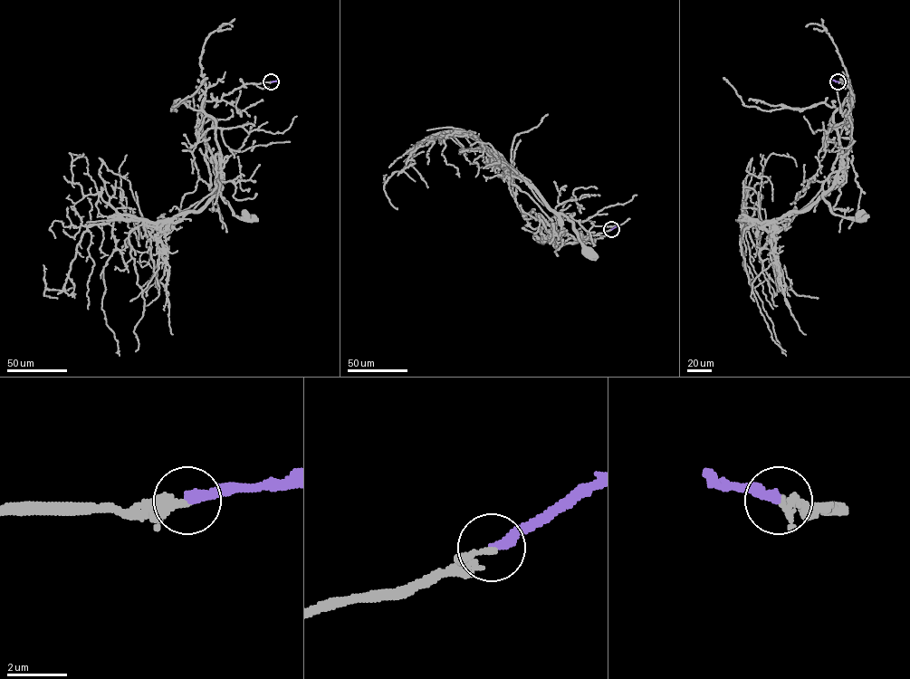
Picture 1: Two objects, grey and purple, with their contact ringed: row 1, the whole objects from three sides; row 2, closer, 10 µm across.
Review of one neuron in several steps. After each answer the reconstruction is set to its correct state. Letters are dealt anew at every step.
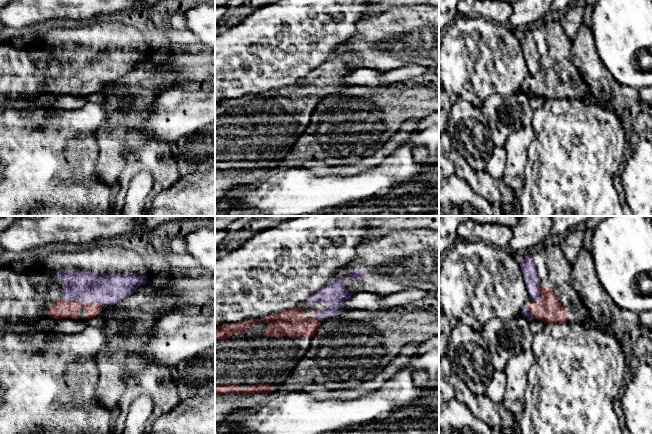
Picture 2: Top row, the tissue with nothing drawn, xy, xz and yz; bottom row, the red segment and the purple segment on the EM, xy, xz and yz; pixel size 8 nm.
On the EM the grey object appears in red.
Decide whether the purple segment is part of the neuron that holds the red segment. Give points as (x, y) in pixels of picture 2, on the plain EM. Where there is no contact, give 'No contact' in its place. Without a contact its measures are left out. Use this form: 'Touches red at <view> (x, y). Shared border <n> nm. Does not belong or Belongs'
Touches red at yz (530, 88). Shared border 100 nm. Belongs

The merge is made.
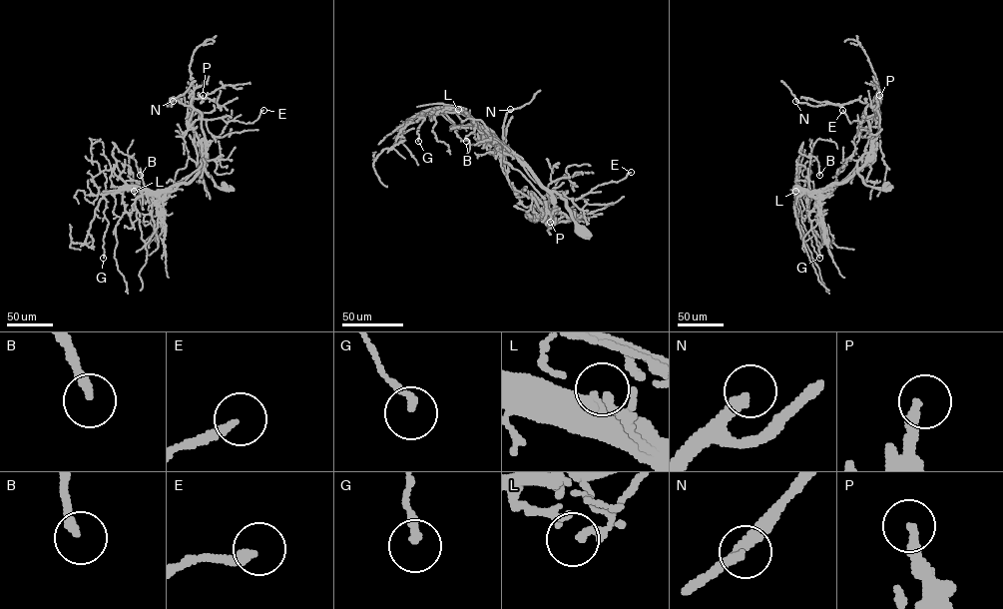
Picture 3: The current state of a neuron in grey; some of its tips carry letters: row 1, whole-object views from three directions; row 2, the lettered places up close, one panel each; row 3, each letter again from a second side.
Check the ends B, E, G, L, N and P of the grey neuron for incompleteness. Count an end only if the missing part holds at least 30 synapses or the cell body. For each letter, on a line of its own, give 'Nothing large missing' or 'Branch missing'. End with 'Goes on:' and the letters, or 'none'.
B: Branch missing
E: Nothing large missing
G: Nothing large missing
L: Nothing large missing
N: Branch missing
P: Nothing large missing
Goes on: B, N

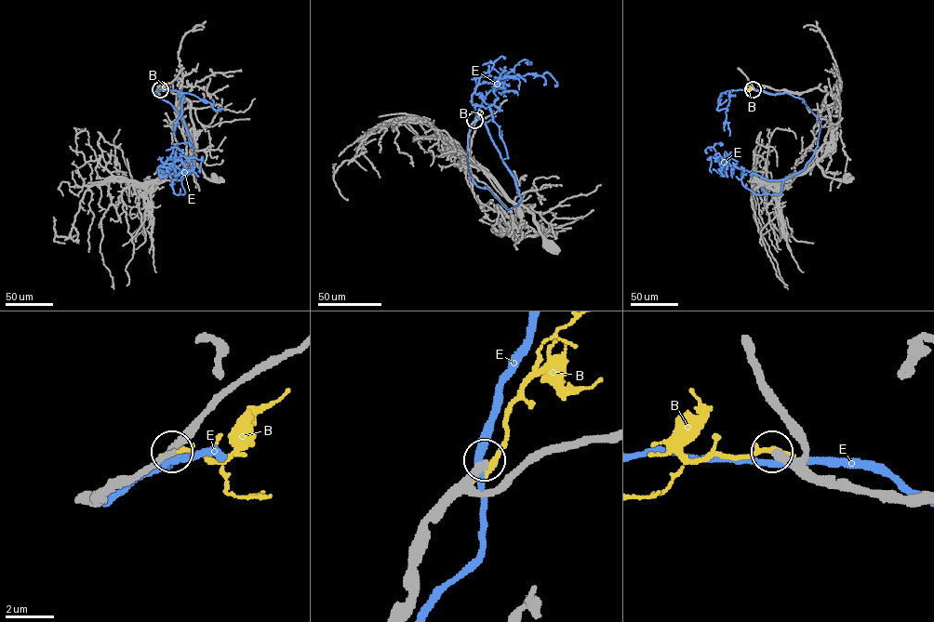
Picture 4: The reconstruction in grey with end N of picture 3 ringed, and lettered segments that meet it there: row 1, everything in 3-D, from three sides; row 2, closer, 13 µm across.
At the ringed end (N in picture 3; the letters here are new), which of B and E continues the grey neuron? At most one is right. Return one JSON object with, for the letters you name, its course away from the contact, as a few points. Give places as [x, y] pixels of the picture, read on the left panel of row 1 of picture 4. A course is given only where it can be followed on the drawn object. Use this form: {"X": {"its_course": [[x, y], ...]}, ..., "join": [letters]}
{"join": []}

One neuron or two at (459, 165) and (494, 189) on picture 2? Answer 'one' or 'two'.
one

